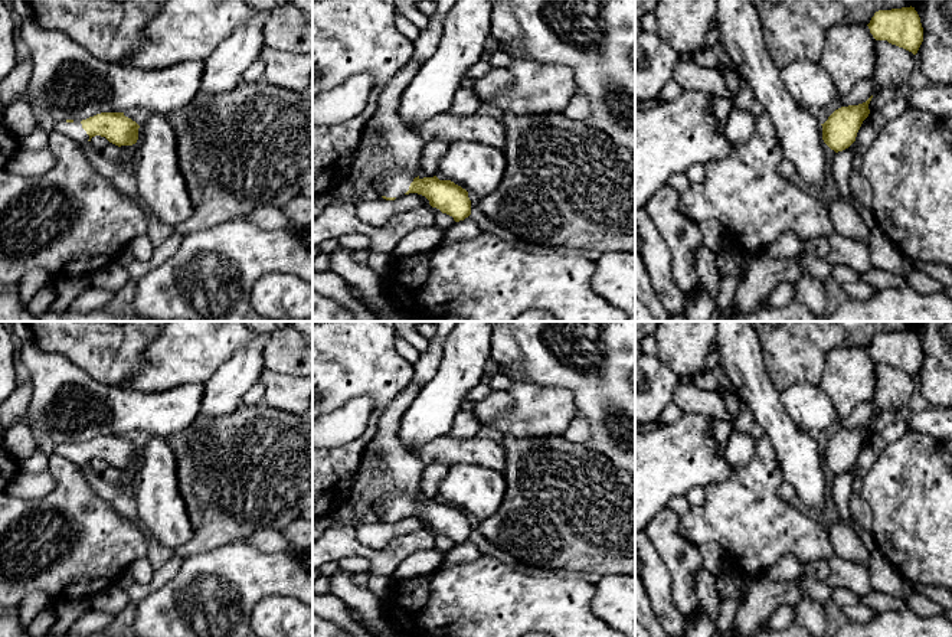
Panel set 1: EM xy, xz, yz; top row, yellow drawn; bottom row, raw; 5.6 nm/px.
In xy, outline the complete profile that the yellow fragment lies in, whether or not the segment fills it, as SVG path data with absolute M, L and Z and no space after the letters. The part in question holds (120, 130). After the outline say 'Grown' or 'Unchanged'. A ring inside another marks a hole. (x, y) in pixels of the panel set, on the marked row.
M101 112L82 121L56 121L53 130L84 144L92 137L105 137L109 143L121 146L133 146L138 140L140 125L124 112Z. Grown

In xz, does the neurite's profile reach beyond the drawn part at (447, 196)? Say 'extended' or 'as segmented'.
extended

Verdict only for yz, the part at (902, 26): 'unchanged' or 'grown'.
unchanged

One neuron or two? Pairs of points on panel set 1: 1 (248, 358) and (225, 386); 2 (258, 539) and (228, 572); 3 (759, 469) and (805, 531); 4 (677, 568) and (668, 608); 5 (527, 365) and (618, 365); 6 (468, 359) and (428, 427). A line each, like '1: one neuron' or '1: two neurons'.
1: one neuron
2: two neurons
3: one neuron
4: two neurons
5: one neuron
6: one neuron

